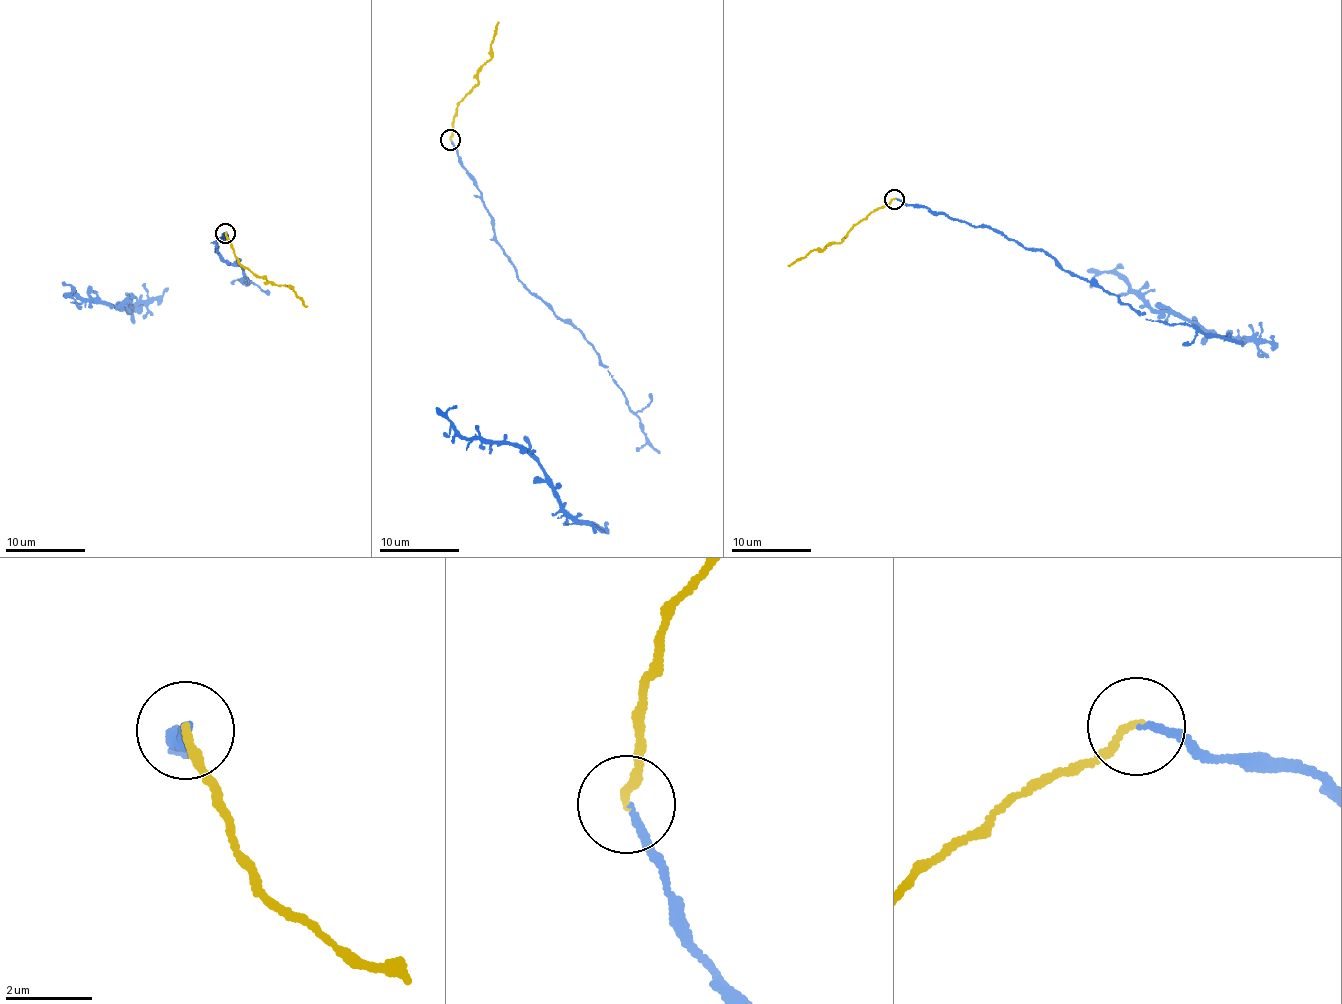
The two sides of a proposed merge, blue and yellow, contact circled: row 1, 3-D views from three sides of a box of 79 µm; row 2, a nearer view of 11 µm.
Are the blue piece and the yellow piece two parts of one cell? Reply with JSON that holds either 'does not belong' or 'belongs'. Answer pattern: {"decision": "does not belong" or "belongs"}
{"decision": "belongs"}

